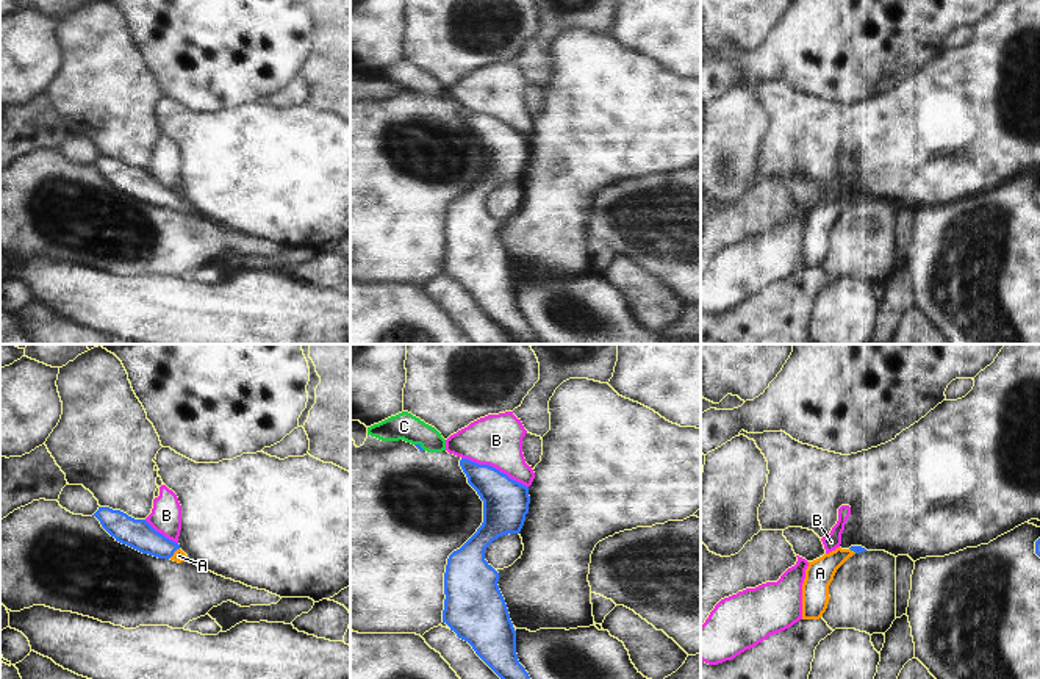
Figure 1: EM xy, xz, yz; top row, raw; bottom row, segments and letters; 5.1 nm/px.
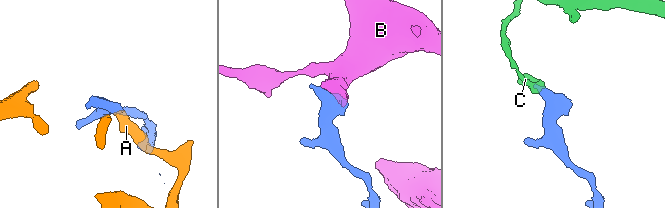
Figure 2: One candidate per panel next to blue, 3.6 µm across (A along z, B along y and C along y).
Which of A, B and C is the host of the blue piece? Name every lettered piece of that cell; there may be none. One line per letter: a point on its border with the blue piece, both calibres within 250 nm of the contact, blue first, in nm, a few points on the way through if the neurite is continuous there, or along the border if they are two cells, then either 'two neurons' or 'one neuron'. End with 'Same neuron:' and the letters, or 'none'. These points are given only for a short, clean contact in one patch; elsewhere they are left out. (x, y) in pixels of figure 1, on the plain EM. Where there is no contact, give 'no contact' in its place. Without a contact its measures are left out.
A: xy (174, 201) | 160/70 nm | across xy (138, 183), (174, 201), (179, 205) | one neuron
B: xz (494, 118) | 240/260 nm | two neurons
C: xz (419, 94) | 20/140 nm | along xz (415, 93), (424, 99) | two neurons
Same neuron: A

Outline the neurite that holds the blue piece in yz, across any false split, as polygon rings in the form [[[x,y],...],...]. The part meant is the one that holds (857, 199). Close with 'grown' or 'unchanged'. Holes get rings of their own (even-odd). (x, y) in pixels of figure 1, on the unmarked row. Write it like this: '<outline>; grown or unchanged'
[[[862,196],[837,197],[823,207],[809,211],[802,233],[802,269],[819,269],[829,253],[829,235],[837,219],[854,203],[865,202]]]; grown

